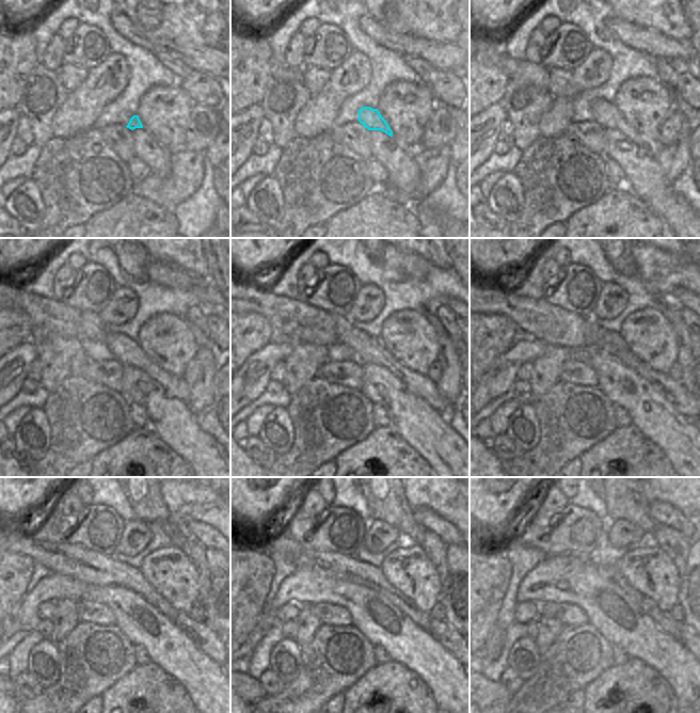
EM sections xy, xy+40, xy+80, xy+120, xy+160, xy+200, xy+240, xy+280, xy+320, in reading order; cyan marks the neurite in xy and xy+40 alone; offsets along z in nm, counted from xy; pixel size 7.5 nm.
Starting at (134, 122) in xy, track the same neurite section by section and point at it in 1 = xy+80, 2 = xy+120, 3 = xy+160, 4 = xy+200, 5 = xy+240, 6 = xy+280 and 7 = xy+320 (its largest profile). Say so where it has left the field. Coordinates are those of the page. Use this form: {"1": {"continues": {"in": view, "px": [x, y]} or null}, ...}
{"1": {"continues": {"in": "xy+80", "px": [605, 113]}}, "2": {"continues": {"in": "xy+120", "px": [127, 351]}}, "3": {"continues": {"in": "xy+160", "px": [367, 349]}}, "4": {"continues": {"in": "xy+200", "px": [685, 402]}}, "5": {"continues": {"in": "xy+240", "px": [206, 639]}}, "6": {"continues": {"in": "xy+280", "px": [444, 633]}}, "7": {"continues": {"in": "xy+320", "px": [686, 633]}}}

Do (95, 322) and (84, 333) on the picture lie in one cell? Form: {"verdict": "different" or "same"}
{"verdict": "same"}

